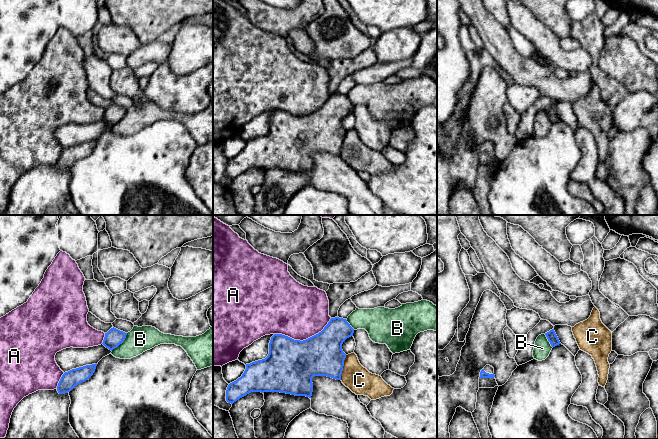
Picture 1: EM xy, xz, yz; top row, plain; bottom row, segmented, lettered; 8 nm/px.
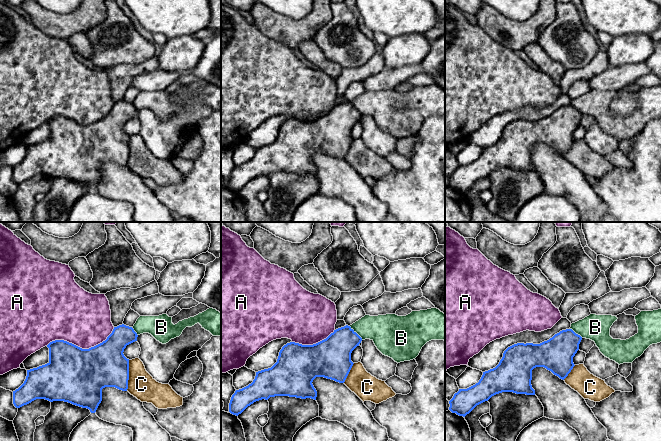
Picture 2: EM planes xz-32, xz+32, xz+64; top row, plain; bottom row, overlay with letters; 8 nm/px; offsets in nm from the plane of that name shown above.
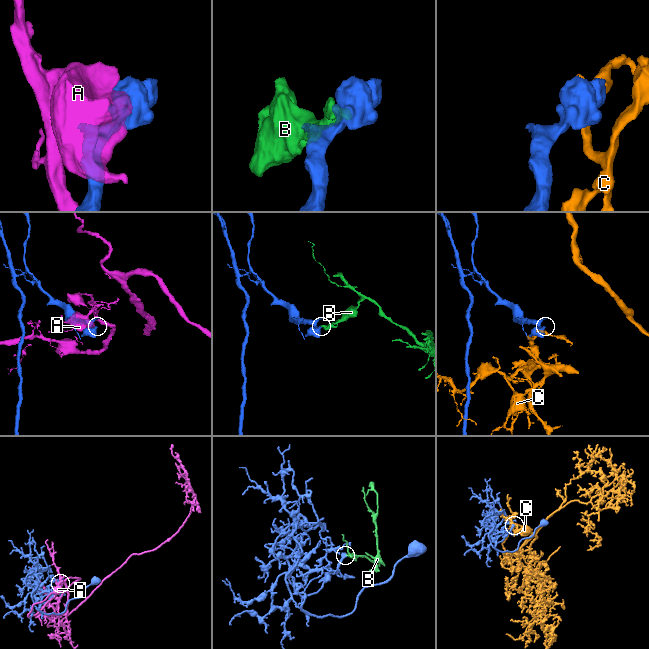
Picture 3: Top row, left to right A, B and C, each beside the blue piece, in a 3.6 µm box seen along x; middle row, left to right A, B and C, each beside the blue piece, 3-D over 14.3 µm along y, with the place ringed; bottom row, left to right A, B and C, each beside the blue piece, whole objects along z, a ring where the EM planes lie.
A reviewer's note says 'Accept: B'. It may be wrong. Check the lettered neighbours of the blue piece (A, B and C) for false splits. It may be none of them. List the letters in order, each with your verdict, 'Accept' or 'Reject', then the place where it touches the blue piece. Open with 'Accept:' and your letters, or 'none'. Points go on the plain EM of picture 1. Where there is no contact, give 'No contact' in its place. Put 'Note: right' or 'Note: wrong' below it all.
Accept: none
A: Reject. Touches blue at xz (303, 116)
B: Reject. Touches blue at xy (121, 119)
C: Reject. Touches blue at xz (342, 143)
Note: wrong

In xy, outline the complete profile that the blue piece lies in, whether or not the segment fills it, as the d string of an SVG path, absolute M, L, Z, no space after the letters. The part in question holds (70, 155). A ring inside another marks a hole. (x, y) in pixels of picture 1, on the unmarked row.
M97 140L86 141L65 148L58 159L58 169L68 169L78 160L88 156L95 148L96 142Z

